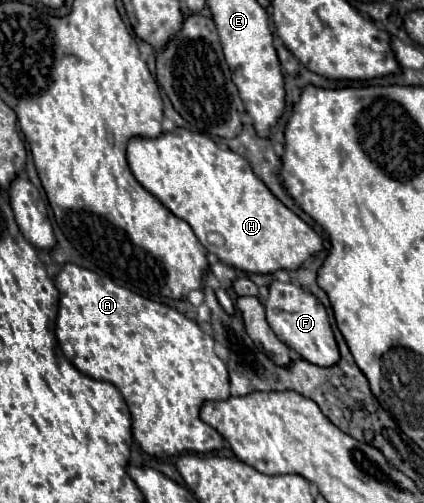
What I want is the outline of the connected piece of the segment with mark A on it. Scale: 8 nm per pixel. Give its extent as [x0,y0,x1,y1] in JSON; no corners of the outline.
[53,264,229,458]

